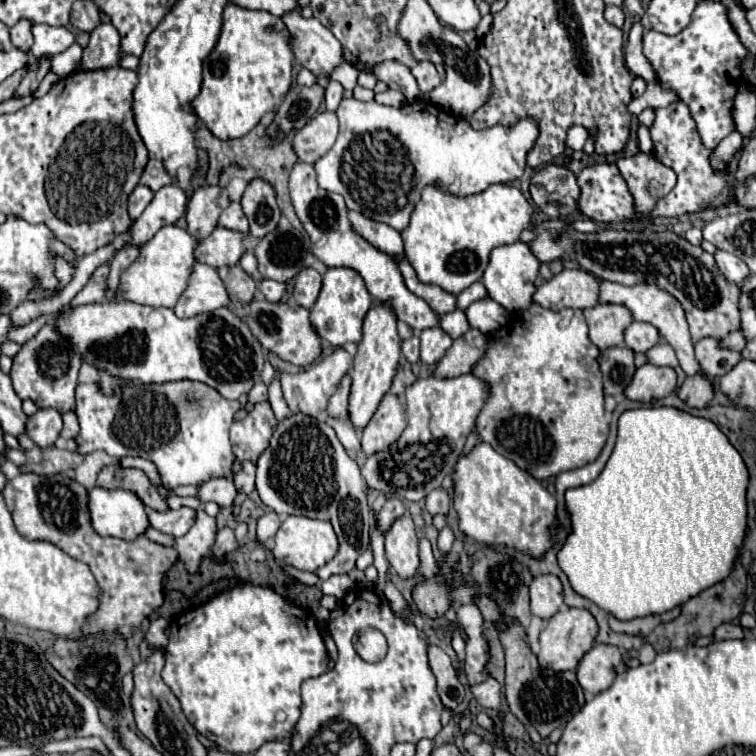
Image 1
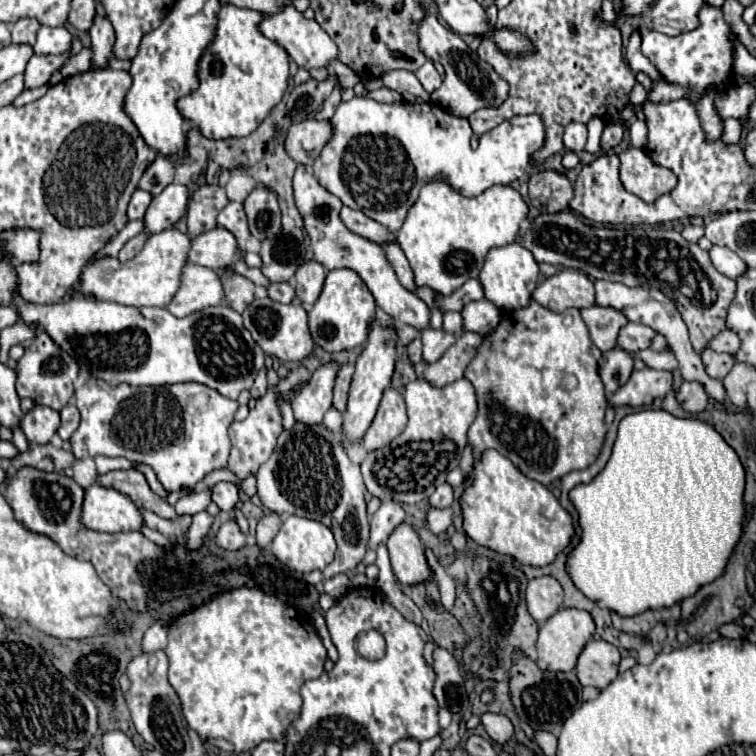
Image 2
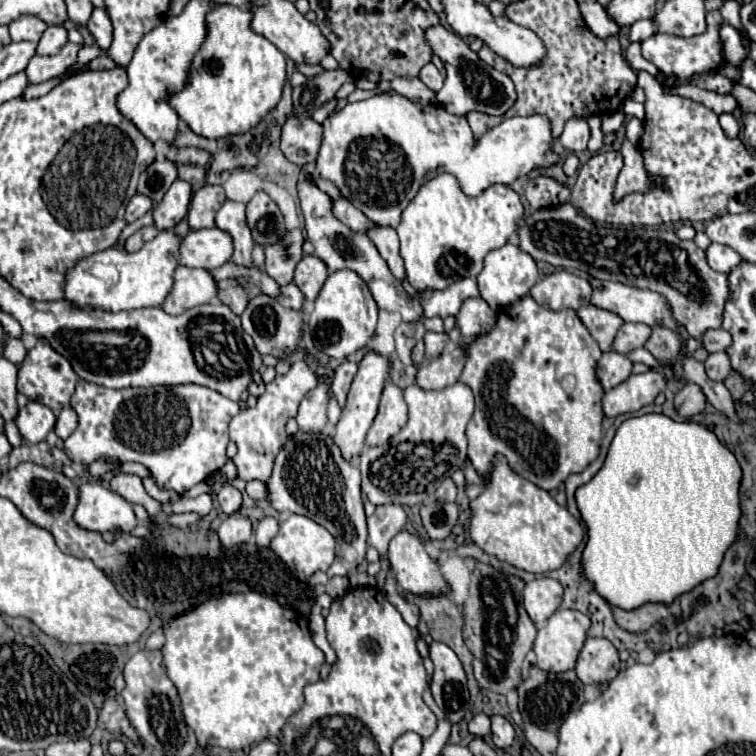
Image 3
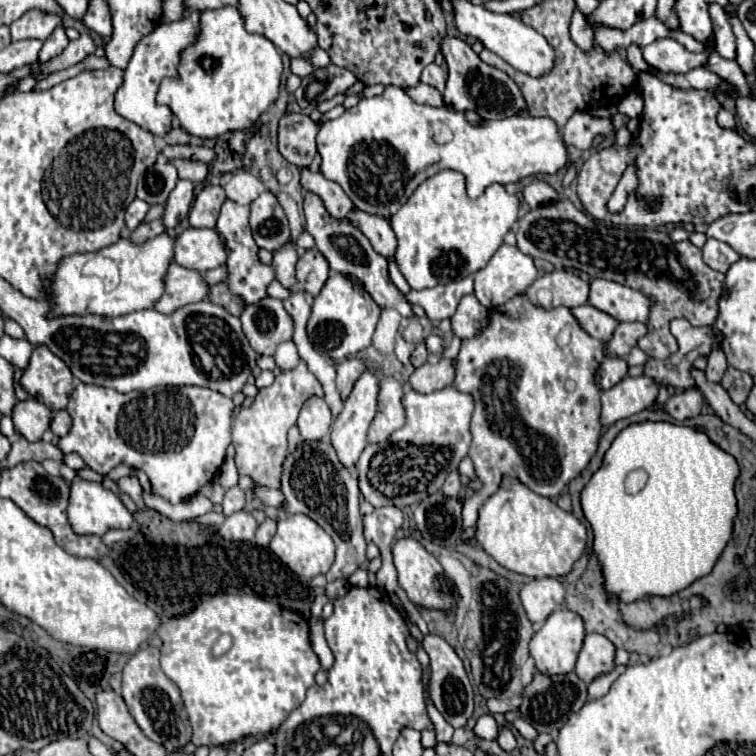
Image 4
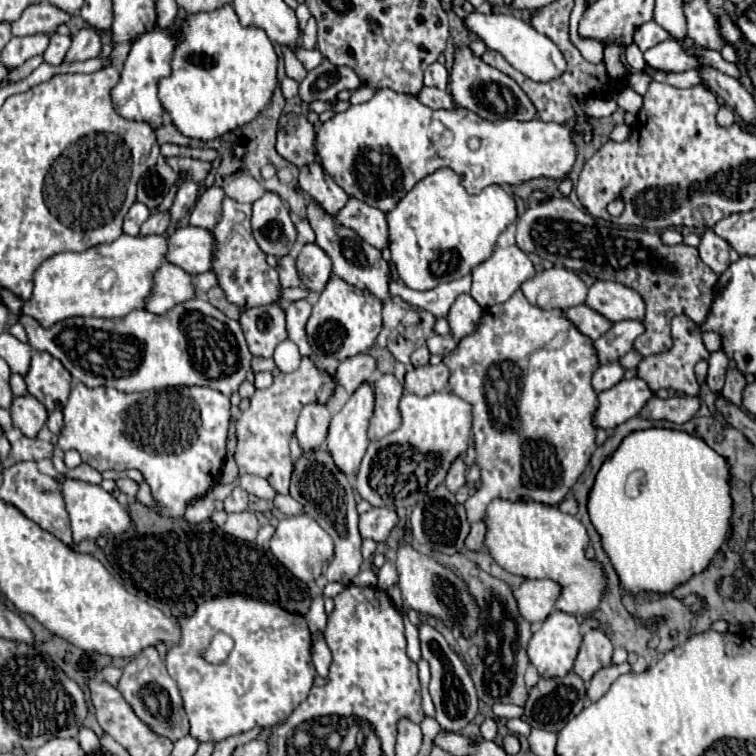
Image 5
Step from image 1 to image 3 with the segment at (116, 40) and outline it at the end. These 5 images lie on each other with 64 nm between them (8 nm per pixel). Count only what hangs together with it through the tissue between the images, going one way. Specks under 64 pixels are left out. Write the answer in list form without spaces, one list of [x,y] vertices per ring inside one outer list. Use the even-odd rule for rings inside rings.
[[[94,8],[94,12],[92,12],[86,26],[94,34],[98,46],[102,50],[108,50],[110,44],[112,44],[112,22],[110,22],[108,12],[104,8]]]

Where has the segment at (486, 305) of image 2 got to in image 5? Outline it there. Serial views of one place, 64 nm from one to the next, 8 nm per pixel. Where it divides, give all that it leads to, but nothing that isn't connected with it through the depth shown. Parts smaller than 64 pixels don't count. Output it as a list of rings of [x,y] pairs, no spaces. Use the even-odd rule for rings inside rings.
[[[460,294],[454,300],[454,304],[452,304],[452,308],[446,316],[452,336],[456,336],[460,340],[460,338],[472,334],[480,316],[482,316],[482,308],[472,300],[472,296],[470,294]]]

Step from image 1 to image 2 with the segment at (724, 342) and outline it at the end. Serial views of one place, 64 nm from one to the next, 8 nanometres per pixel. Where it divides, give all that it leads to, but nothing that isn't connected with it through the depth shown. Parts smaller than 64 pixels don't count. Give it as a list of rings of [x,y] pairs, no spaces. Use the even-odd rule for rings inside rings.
[[[722,330],[720,334],[716,334],[710,342],[708,342],[710,348],[726,348],[728,354],[734,354],[736,348],[740,346],[740,340],[738,336],[732,332],[732,330]]]

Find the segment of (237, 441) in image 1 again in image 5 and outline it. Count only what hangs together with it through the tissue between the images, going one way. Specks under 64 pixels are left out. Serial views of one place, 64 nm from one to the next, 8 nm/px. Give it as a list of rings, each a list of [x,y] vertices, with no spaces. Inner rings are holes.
[[[304,356],[298,370],[284,374],[280,372],[272,386],[266,390],[256,390],[250,398],[250,408],[240,414],[236,420],[236,464],[240,474],[256,474],[266,478],[278,494],[288,494],[290,476],[292,476],[292,460],[290,460],[290,438],[294,434],[294,426],[300,410],[306,404],[328,404],[328,400],[336,392],[336,376],[328,374],[320,366],[314,364],[312,358]]]

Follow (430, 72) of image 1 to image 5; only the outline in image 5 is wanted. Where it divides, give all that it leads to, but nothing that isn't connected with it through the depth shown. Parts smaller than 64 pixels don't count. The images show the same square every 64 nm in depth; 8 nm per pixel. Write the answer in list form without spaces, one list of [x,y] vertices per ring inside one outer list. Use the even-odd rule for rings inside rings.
[[[440,62],[430,64],[424,72],[424,84],[434,86],[438,90],[448,90],[448,70],[444,68],[444,64]]]

